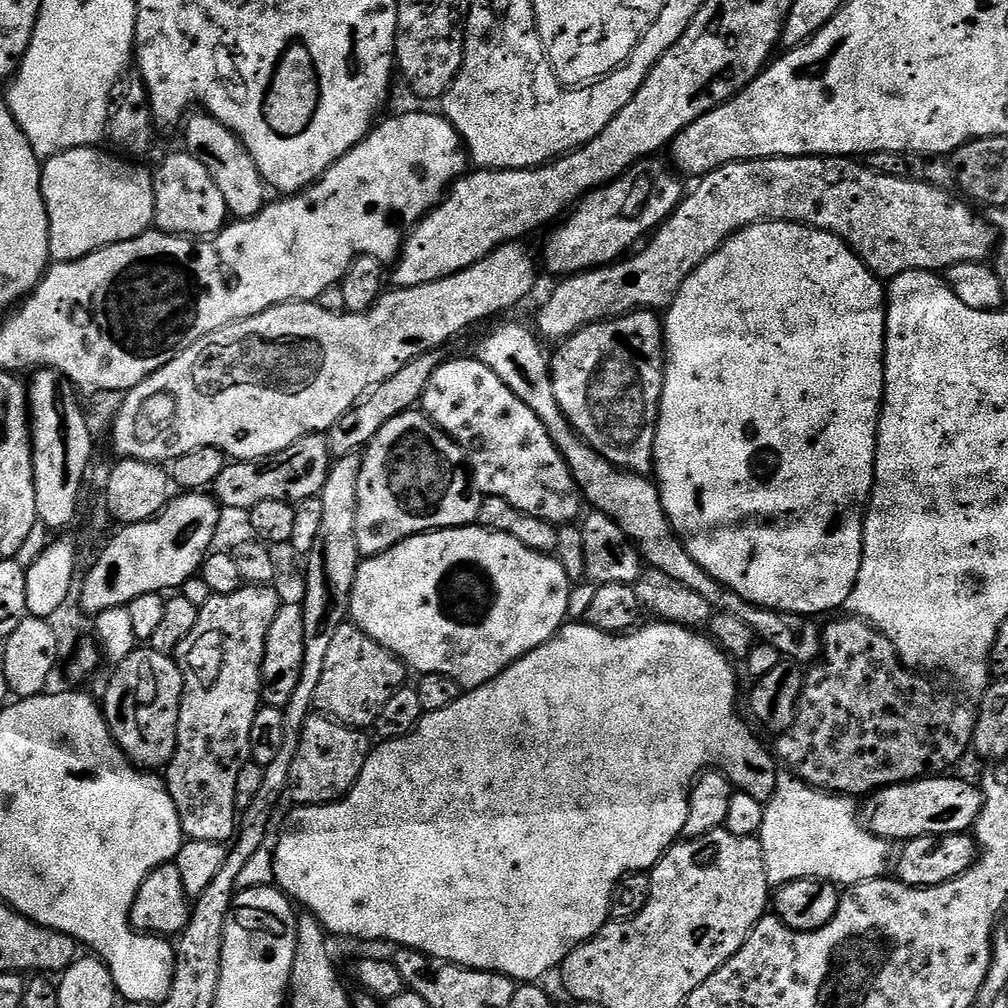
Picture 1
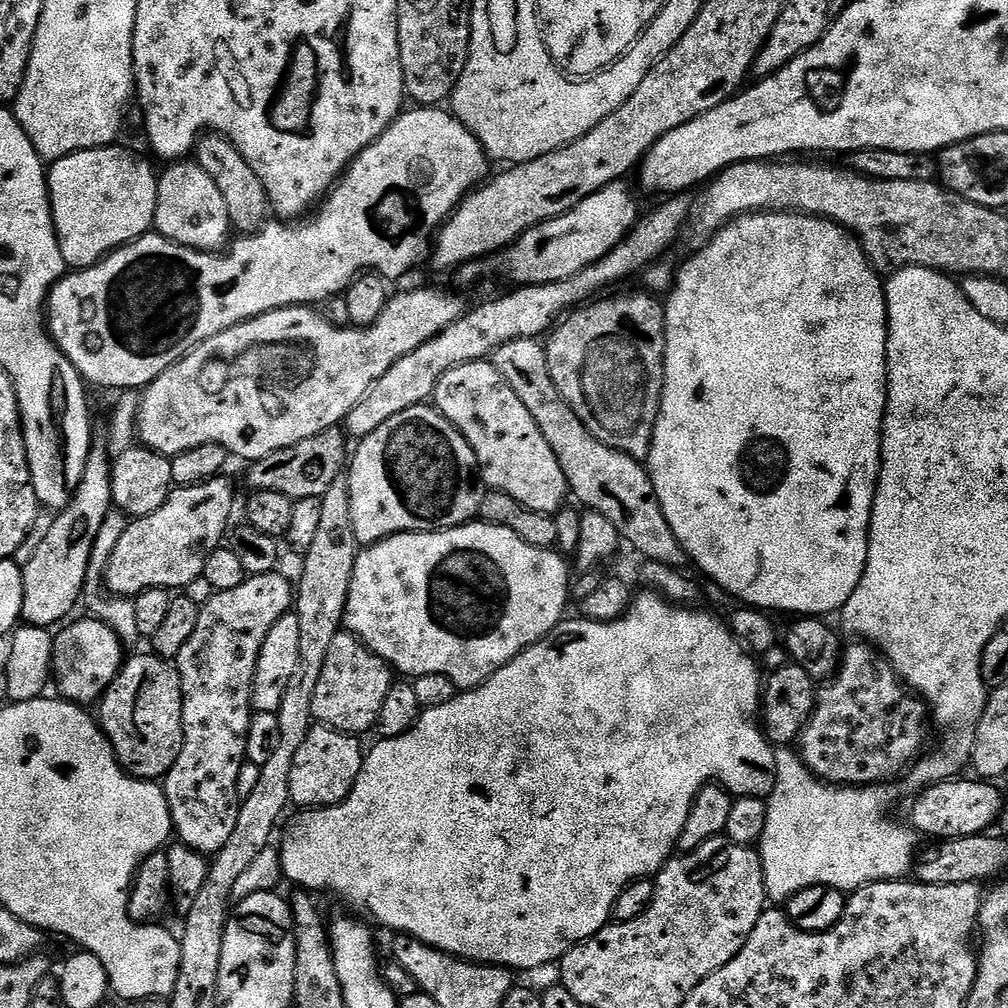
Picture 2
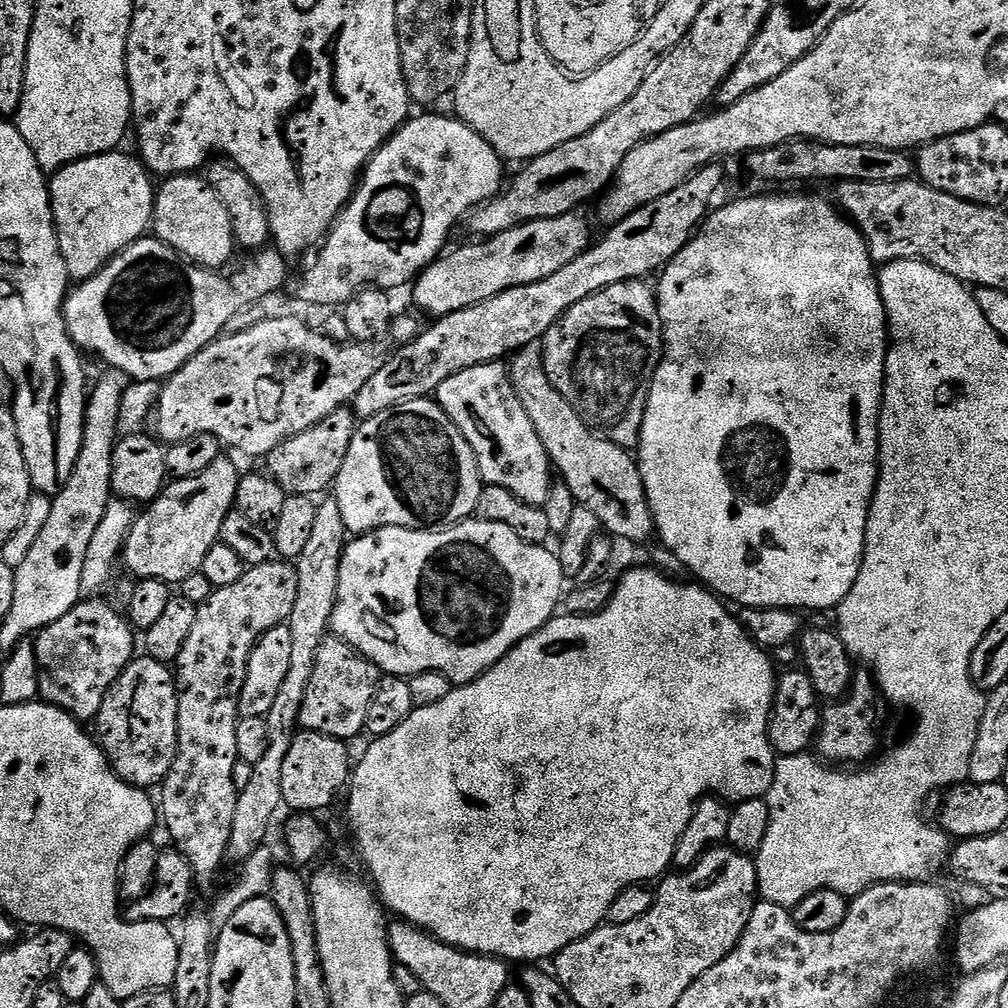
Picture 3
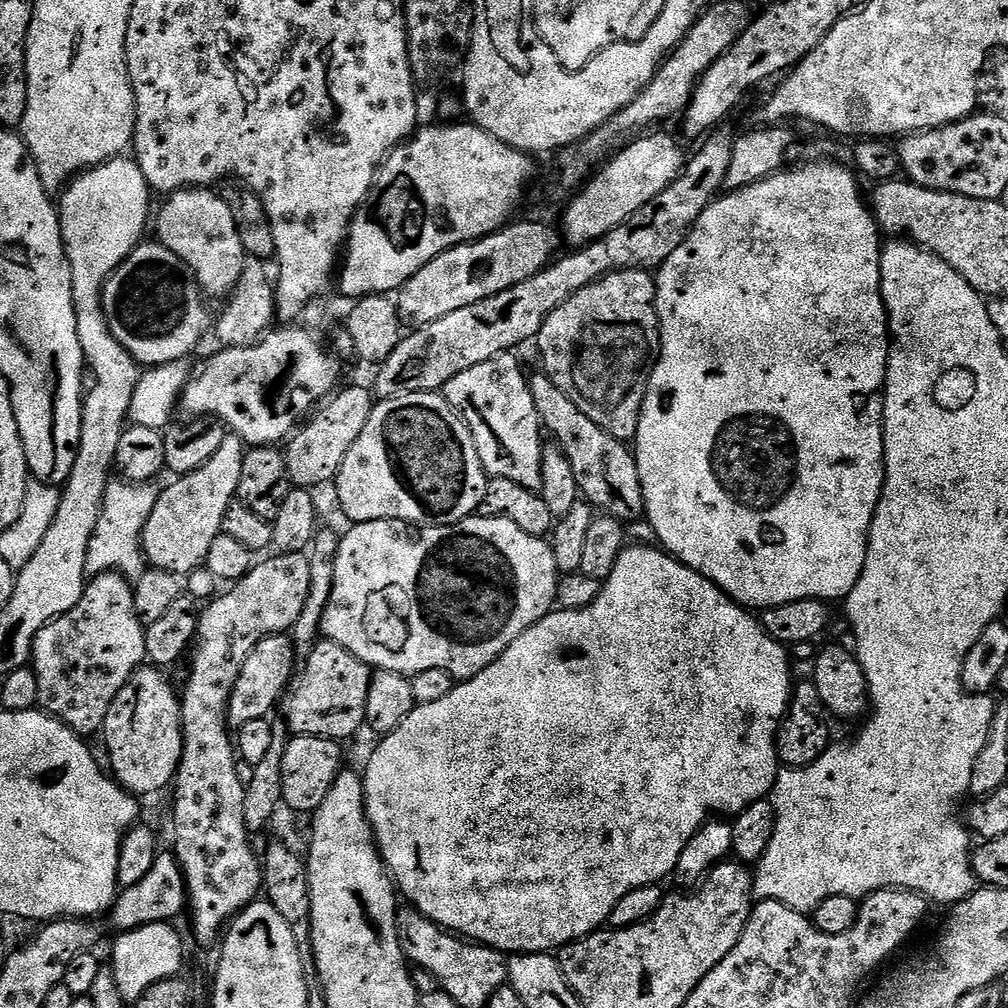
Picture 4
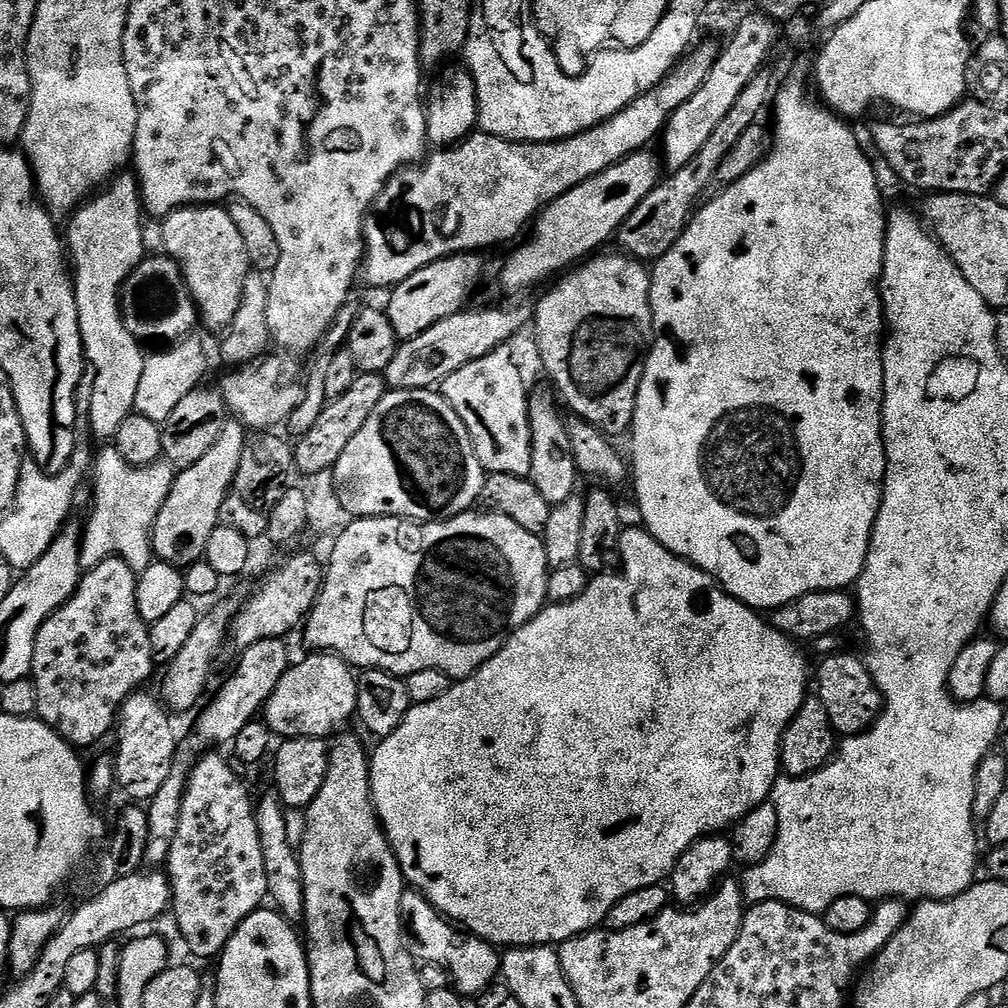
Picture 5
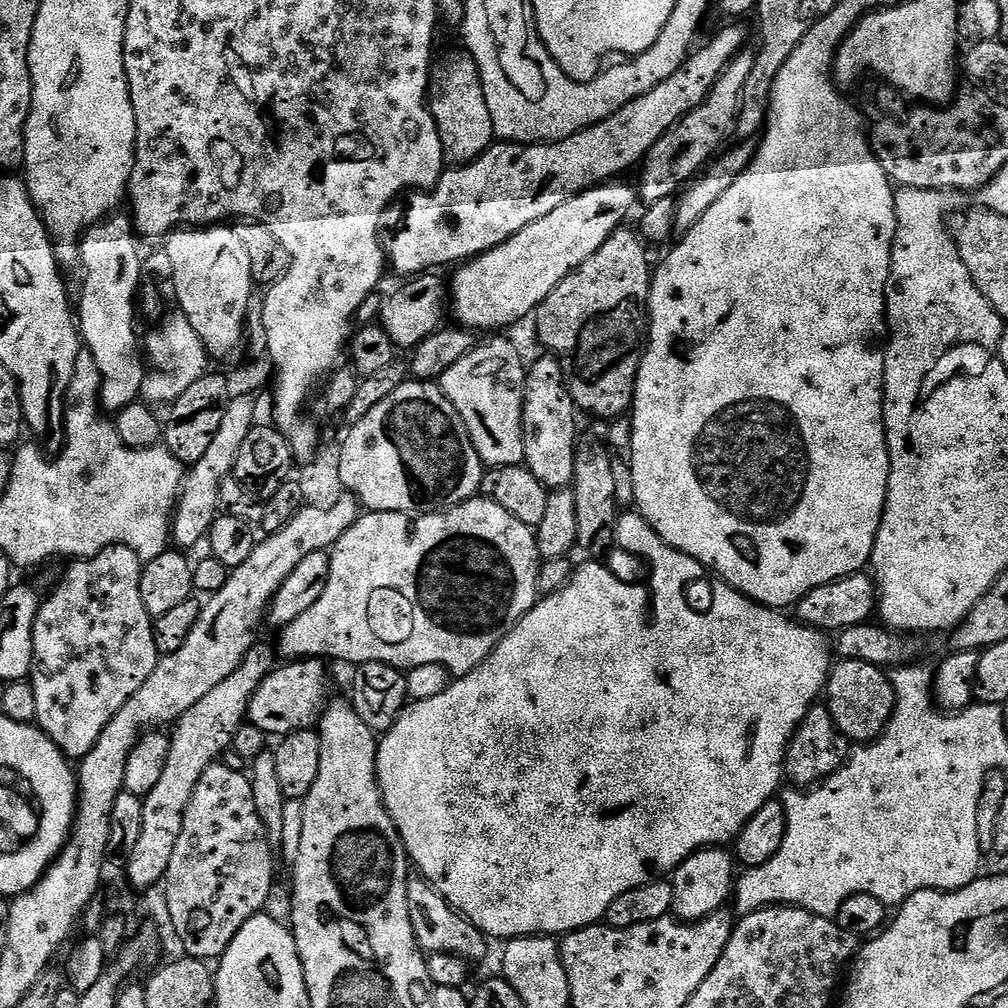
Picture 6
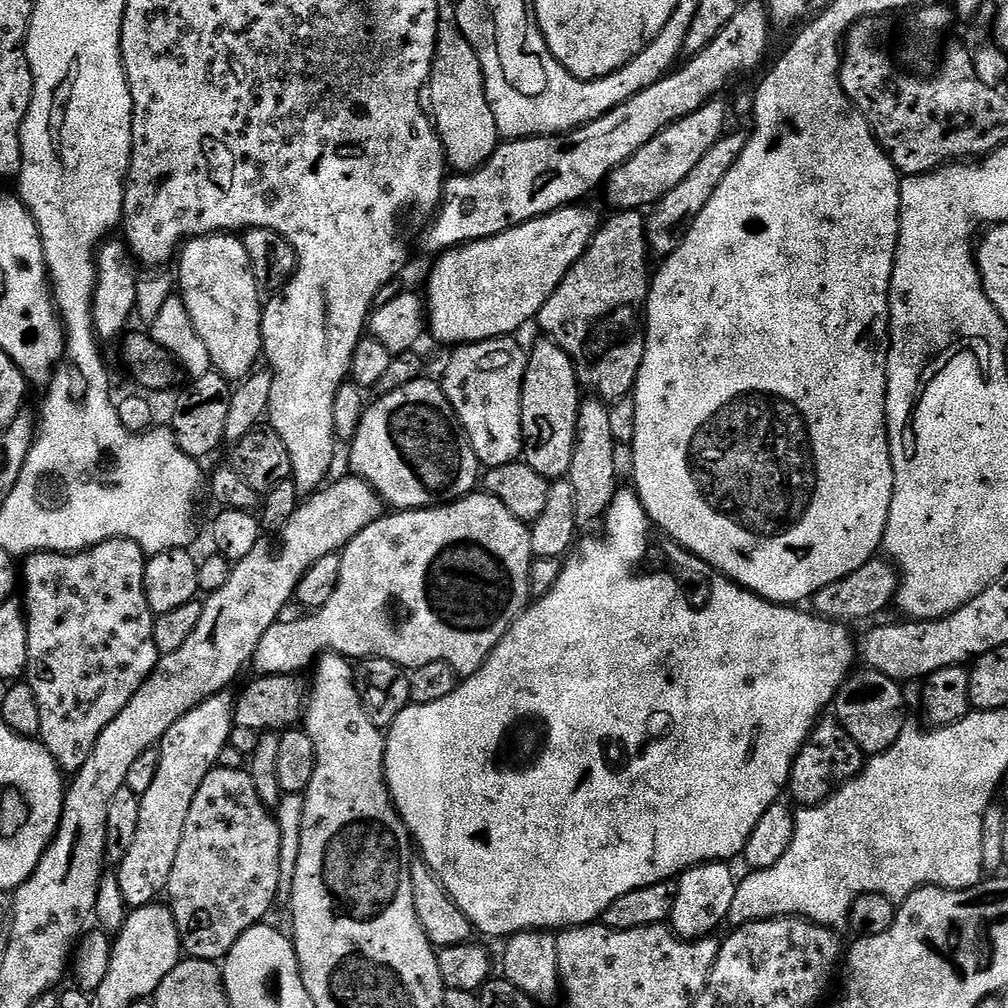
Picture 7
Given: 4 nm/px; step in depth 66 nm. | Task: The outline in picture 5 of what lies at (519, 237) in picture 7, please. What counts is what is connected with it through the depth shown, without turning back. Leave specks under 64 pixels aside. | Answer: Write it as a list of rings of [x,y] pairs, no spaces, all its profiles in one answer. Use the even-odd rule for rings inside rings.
[[[645,150],[635,152],[633,156],[610,166],[602,174],[559,196],[539,213],[535,221],[536,237],[526,241],[505,262],[504,269],[500,272],[501,286],[508,292],[520,292],[523,288],[532,288],[535,284],[550,279],[551,276],[559,277],[565,270],[579,265],[583,256],[591,257],[595,248],[602,247],[611,236],[613,239],[619,233],[626,218],[634,214],[637,206],[654,191],[661,179],[661,157],[657,153],[655,156],[652,150]]]

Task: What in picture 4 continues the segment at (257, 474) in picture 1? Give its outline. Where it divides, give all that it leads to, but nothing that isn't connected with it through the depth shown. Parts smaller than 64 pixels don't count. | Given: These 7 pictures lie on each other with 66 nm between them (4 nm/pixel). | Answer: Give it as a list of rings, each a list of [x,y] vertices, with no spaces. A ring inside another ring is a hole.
[[[360,384],[354,385],[353,388],[344,390],[342,388],[337,391],[287,441],[289,444],[284,452],[284,457],[288,467],[288,476],[295,487],[317,490],[316,488],[322,487],[323,484],[331,485],[335,481],[342,462],[346,462],[346,454],[350,454],[350,446],[354,446],[354,442],[358,442],[358,434],[362,434],[362,430],[366,430],[366,422],[370,422],[374,396],[369,389],[368,392]]]

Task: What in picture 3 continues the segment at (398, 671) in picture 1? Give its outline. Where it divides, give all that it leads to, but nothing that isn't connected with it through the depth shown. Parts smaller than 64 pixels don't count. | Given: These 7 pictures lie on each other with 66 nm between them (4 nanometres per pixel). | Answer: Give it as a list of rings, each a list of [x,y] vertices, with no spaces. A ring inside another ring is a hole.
[[[330,634],[318,650],[314,675],[310,678],[310,686],[306,686],[306,698],[302,702],[300,715],[301,729],[352,742],[359,732],[367,729],[370,704],[374,702],[381,679],[382,673],[374,662],[351,648],[345,640]]]

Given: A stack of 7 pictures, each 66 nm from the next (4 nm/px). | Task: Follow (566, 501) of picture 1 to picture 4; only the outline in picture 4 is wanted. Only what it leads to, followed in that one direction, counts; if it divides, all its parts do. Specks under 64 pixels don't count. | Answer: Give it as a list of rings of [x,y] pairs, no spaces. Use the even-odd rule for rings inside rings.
[[[515,355],[495,356],[490,362],[470,366],[462,374],[454,374],[442,390],[448,405],[466,422],[489,477],[510,478],[533,490],[542,486],[542,458],[545,437],[542,435],[540,415],[534,406],[534,394],[529,377],[524,377]]]

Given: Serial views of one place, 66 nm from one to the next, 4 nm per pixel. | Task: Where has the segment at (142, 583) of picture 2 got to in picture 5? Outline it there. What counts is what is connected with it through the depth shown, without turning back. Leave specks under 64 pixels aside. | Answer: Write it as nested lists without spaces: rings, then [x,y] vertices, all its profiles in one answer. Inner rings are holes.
[[[229,419],[228,424],[222,426],[222,435],[214,442],[214,447],[199,462],[194,462],[194,466],[175,473],[170,494],[166,502],[162,502],[162,510],[158,510],[158,518],[152,527],[152,551],[156,560],[187,566],[204,559],[206,542],[210,542],[210,534],[214,534],[221,523],[222,502],[226,502],[236,483],[248,437],[249,433],[239,420]]]

